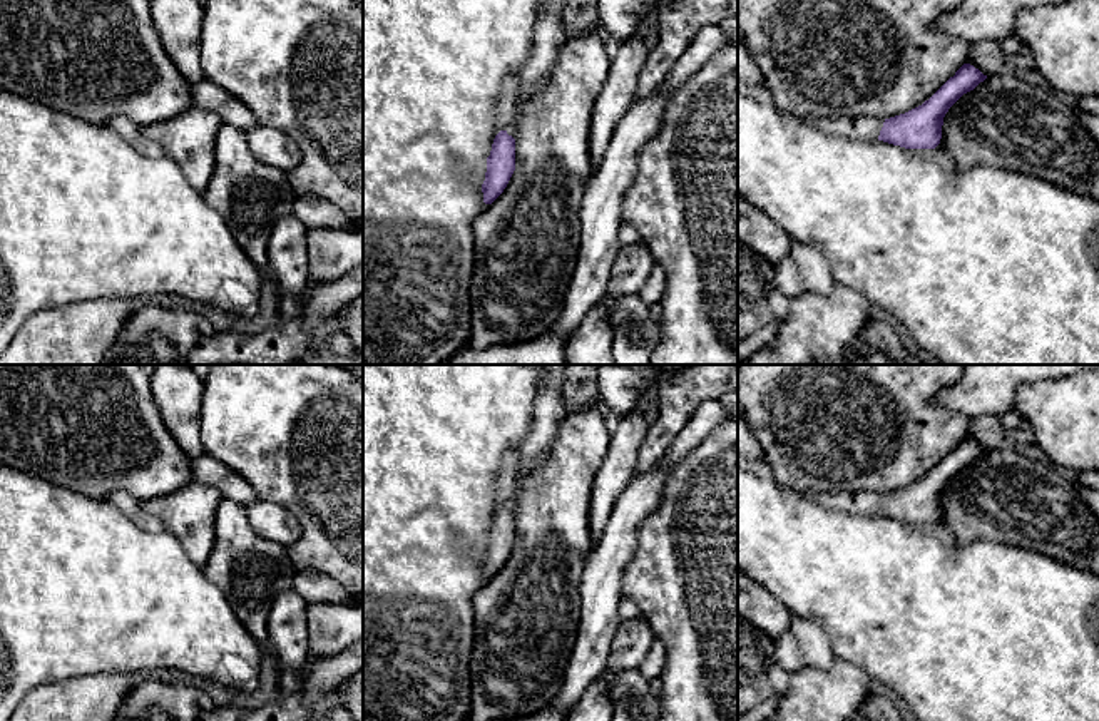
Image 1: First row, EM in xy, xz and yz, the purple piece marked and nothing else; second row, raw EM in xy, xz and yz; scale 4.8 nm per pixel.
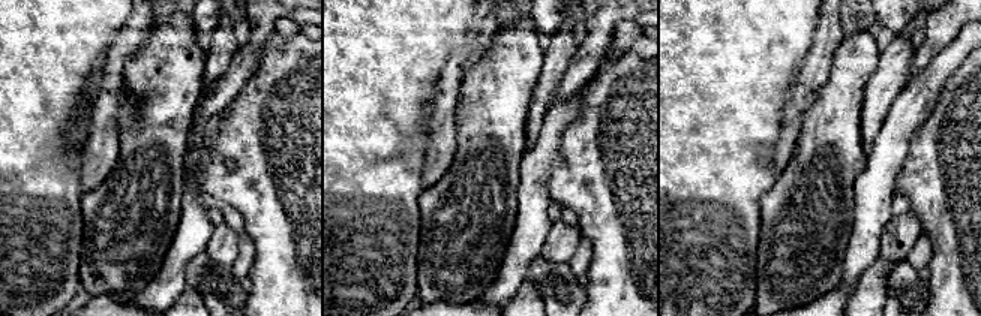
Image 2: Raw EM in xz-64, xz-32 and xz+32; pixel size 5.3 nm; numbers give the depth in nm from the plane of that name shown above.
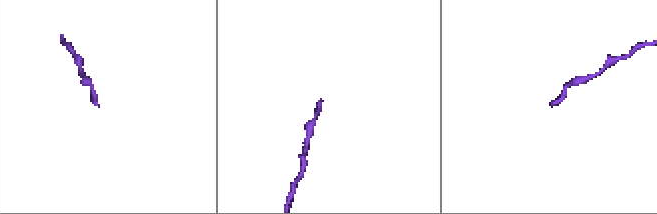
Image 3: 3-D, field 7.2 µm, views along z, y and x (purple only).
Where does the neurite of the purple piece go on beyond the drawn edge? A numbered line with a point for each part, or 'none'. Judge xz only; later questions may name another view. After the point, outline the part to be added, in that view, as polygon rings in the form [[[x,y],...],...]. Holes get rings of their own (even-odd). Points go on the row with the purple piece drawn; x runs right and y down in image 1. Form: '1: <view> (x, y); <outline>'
1: xz (549, 35); [[[542,0],[534,27],[535,32],[532,50],[519,72],[520,97],[517,100],[517,114],[514,122],[505,129],[514,139],[524,100],[545,84],[549,72],[554,69],[560,47],[569,38],[560,18],[562,10],[564,0]]]

